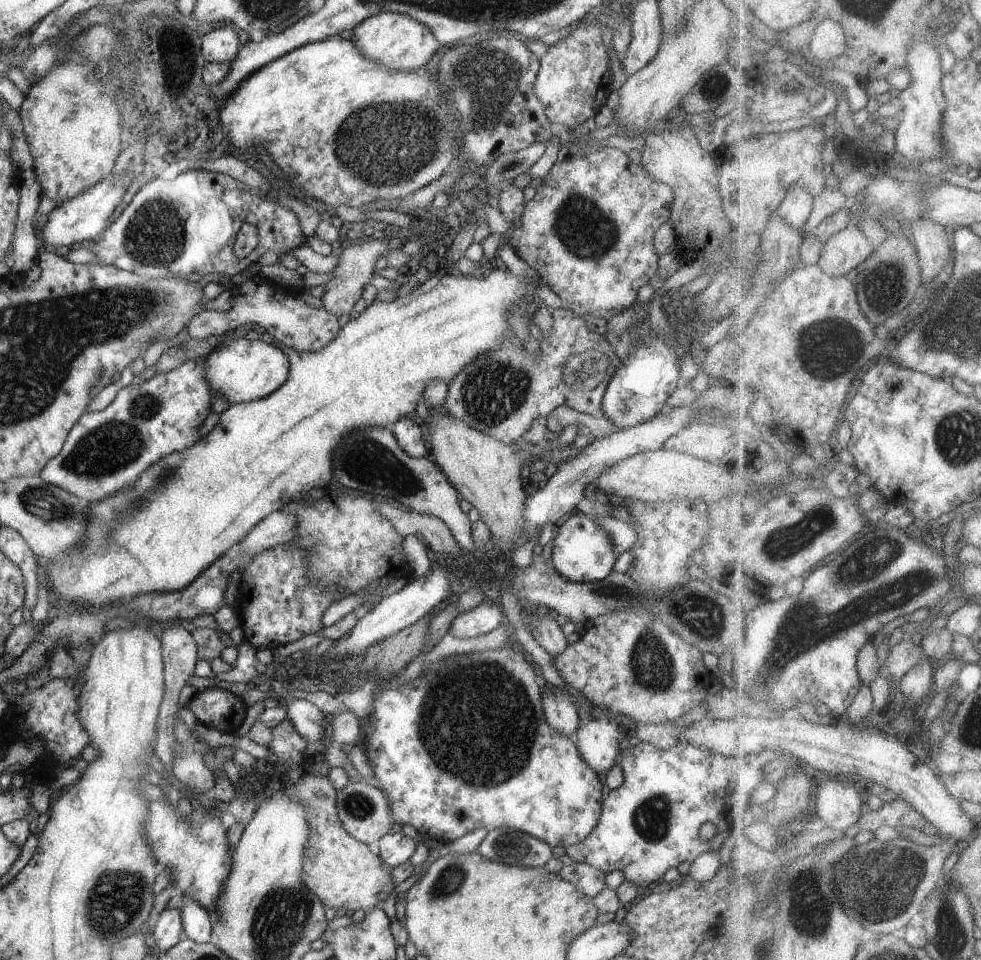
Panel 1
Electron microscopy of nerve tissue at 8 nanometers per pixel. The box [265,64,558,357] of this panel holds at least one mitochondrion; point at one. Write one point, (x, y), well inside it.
(397, 141)

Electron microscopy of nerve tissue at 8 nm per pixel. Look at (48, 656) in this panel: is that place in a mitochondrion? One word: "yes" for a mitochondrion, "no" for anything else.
no

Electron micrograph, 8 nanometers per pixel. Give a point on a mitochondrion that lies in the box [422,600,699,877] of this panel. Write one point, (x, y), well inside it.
(652, 667)

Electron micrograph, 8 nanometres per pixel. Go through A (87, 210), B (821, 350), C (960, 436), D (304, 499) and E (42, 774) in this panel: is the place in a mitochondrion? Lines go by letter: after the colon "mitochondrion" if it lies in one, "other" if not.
A: other
B: mitochondrion
C: mitochondrion
D: other
E: other

